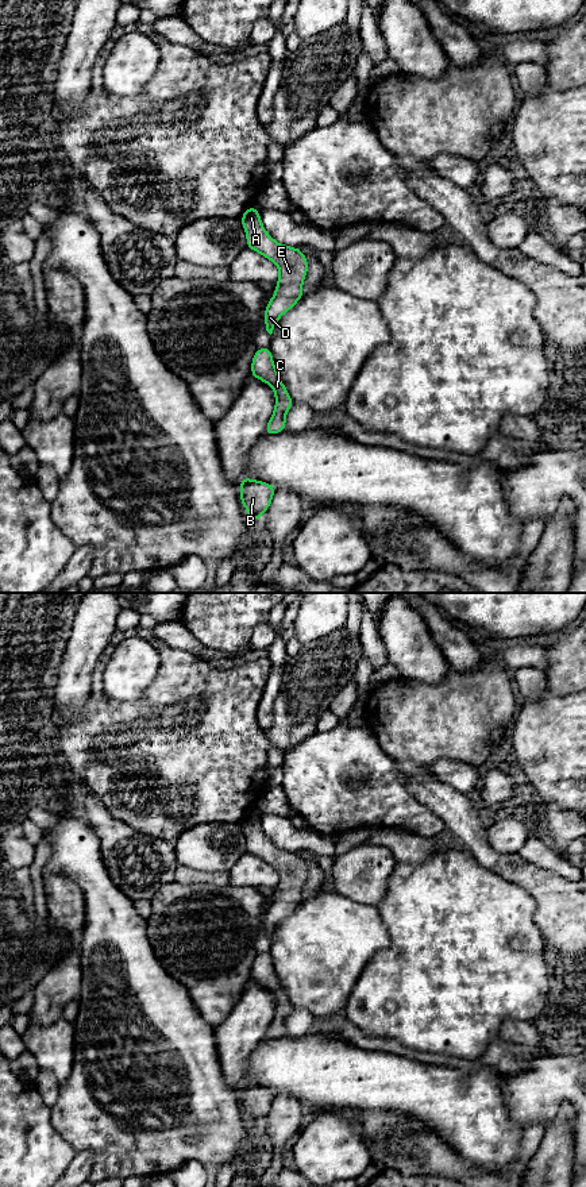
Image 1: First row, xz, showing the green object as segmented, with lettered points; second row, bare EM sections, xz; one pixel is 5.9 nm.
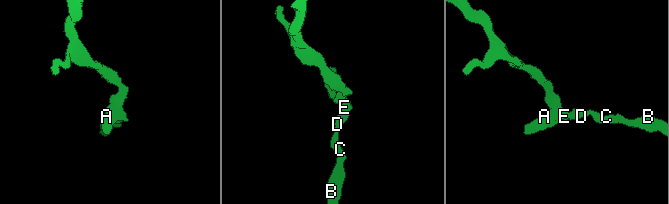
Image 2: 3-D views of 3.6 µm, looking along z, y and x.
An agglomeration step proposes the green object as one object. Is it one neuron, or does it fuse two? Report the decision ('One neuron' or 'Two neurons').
One neuron

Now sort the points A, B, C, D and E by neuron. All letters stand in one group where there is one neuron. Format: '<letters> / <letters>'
A B C D E

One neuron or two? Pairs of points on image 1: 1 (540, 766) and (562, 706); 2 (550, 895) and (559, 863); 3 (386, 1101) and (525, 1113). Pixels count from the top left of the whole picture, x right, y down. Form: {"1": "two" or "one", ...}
{"1": "one", "2": "two", "3": "two"}

